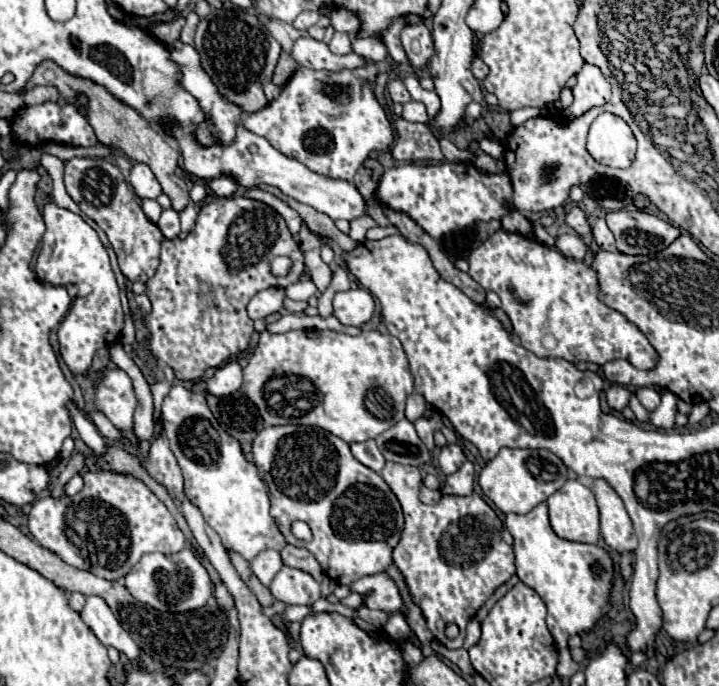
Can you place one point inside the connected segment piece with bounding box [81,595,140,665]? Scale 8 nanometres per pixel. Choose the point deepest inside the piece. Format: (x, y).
(96, 613)

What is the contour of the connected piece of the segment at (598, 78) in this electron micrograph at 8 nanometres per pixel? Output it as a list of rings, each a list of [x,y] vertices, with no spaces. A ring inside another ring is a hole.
[[[583,65],[583,69],[577,75],[577,83],[573,87],[575,101],[569,109],[565,109],[565,119],[581,117],[585,111],[597,105],[605,105],[611,97],[611,85],[595,65]]]

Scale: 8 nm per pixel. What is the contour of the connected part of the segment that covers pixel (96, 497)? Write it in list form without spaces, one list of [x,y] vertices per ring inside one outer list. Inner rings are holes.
[[[87,471],[85,487],[73,497],[59,497],[59,499],[39,499],[31,513],[29,513],[29,531],[31,535],[49,551],[57,553],[65,563],[91,571],[97,577],[117,581],[123,579],[129,569],[141,559],[141,555],[159,551],[165,555],[177,553],[185,547],[185,537],[179,531],[175,519],[167,511],[167,507],[147,489],[147,485],[133,475],[117,473],[117,471]]]

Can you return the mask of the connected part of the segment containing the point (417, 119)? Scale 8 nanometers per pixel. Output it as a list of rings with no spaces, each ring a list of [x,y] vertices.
[[[417,101],[405,103],[401,117],[405,121],[409,121],[409,123],[427,123],[429,121],[429,115],[425,111],[425,105],[423,103],[417,103]]]

